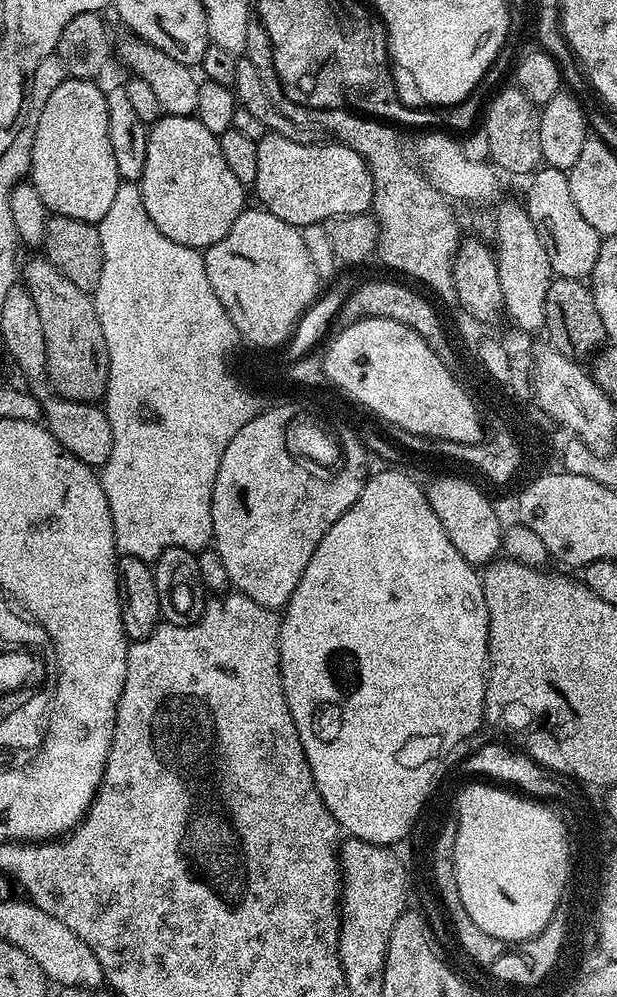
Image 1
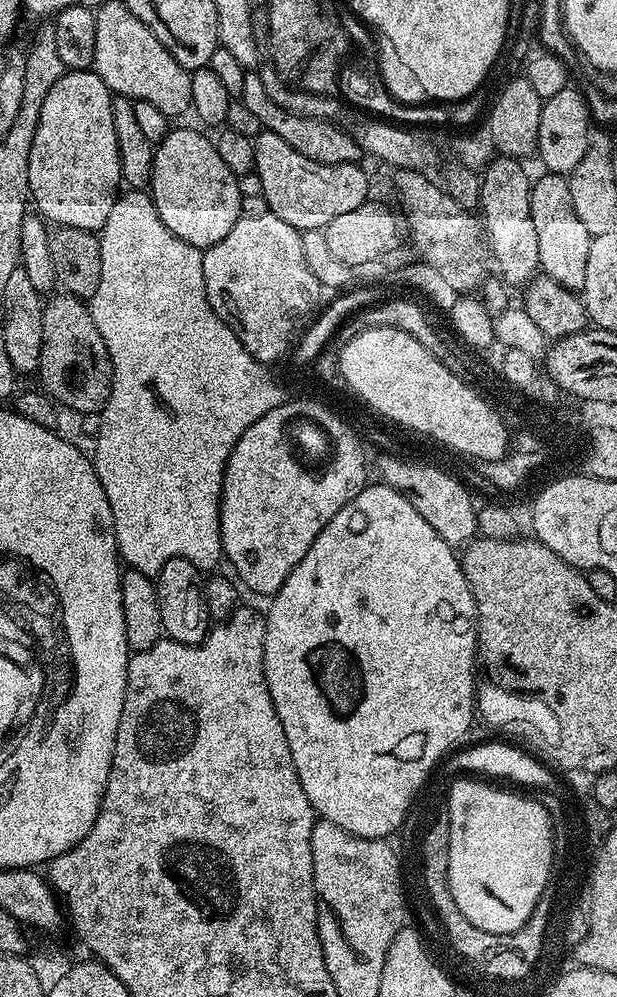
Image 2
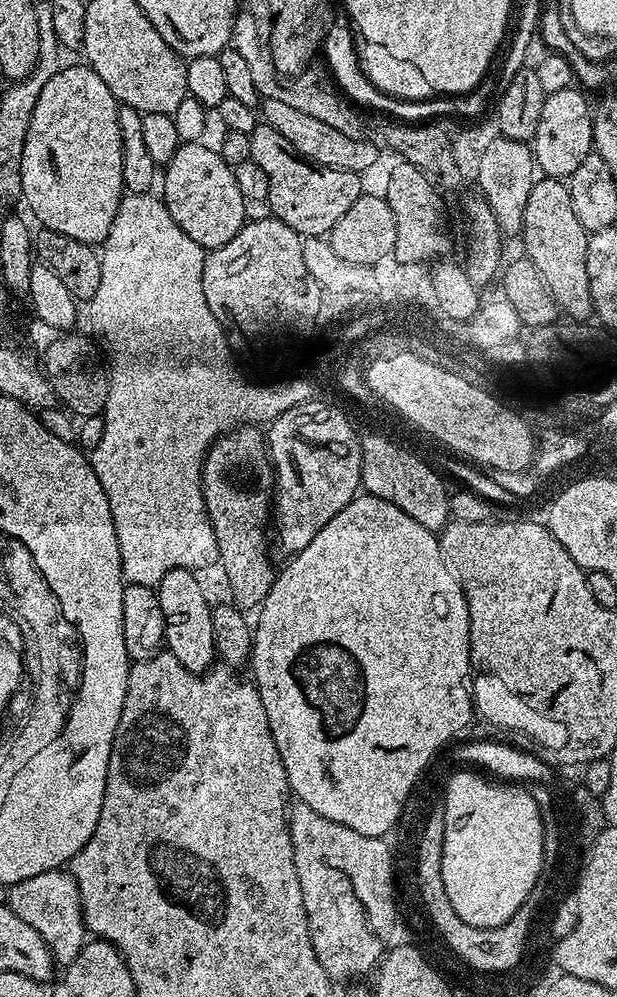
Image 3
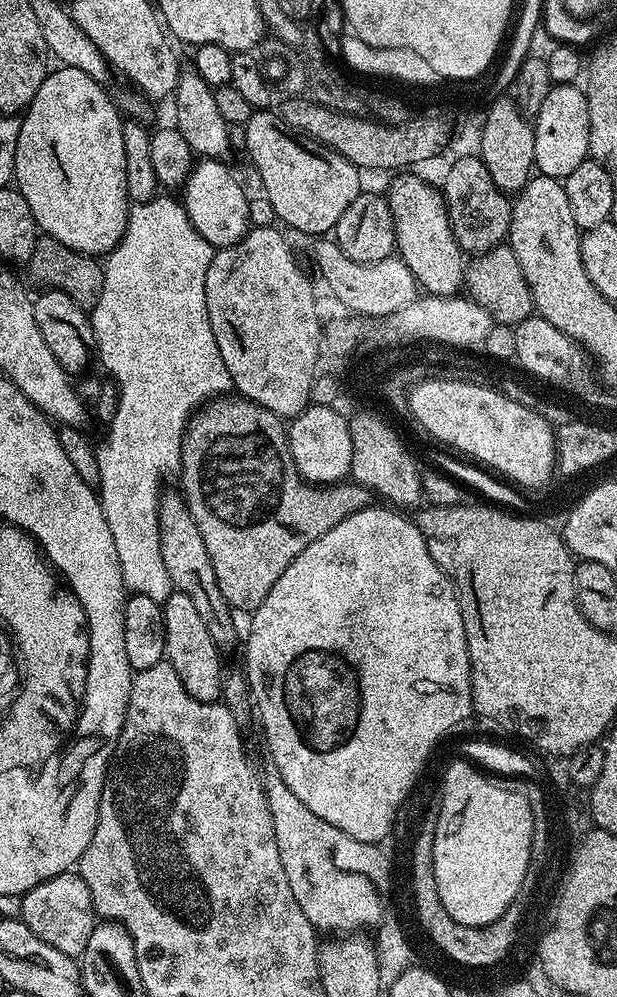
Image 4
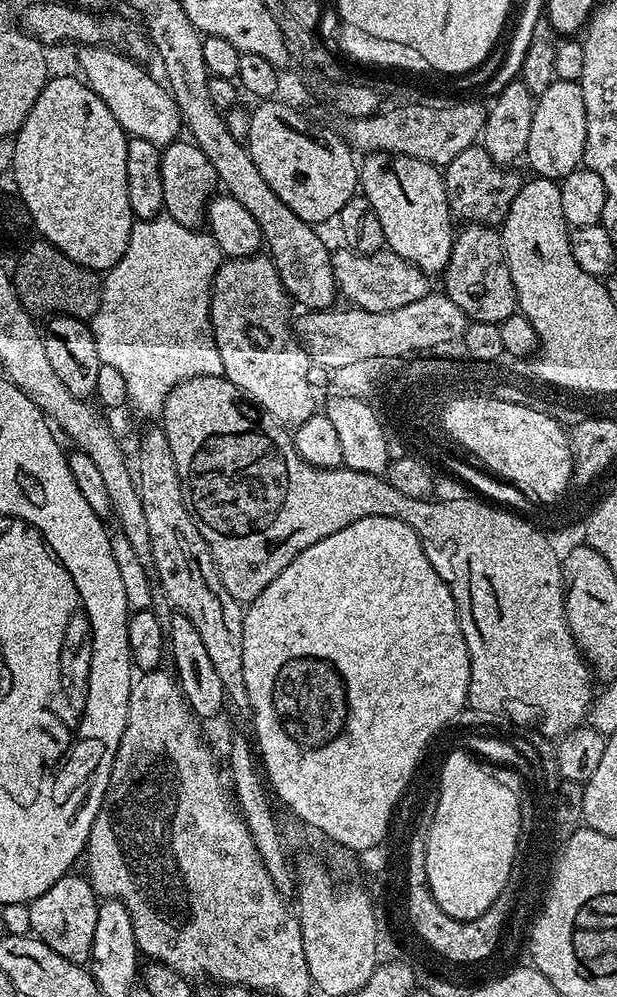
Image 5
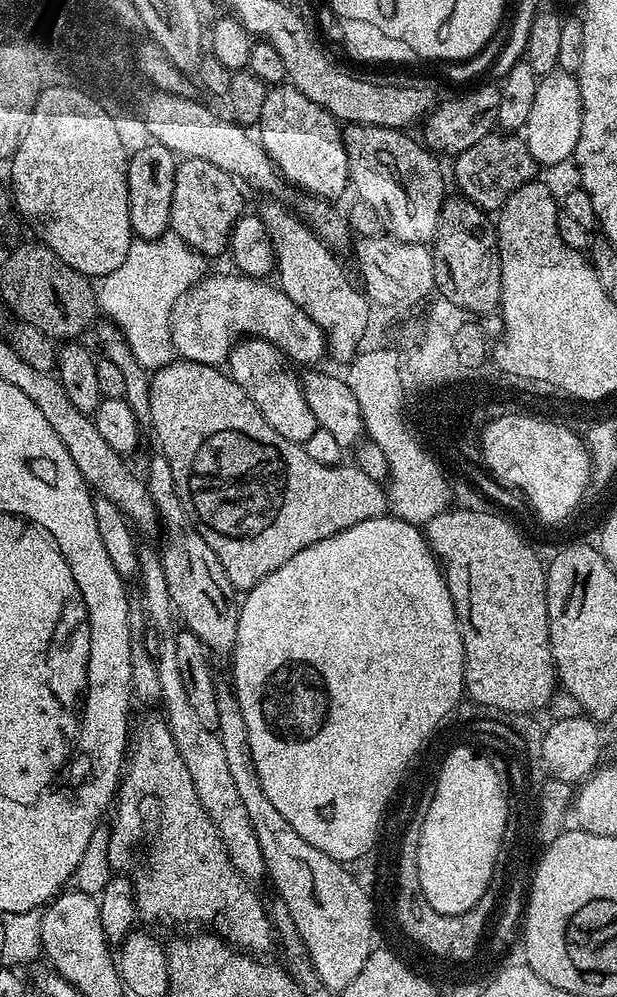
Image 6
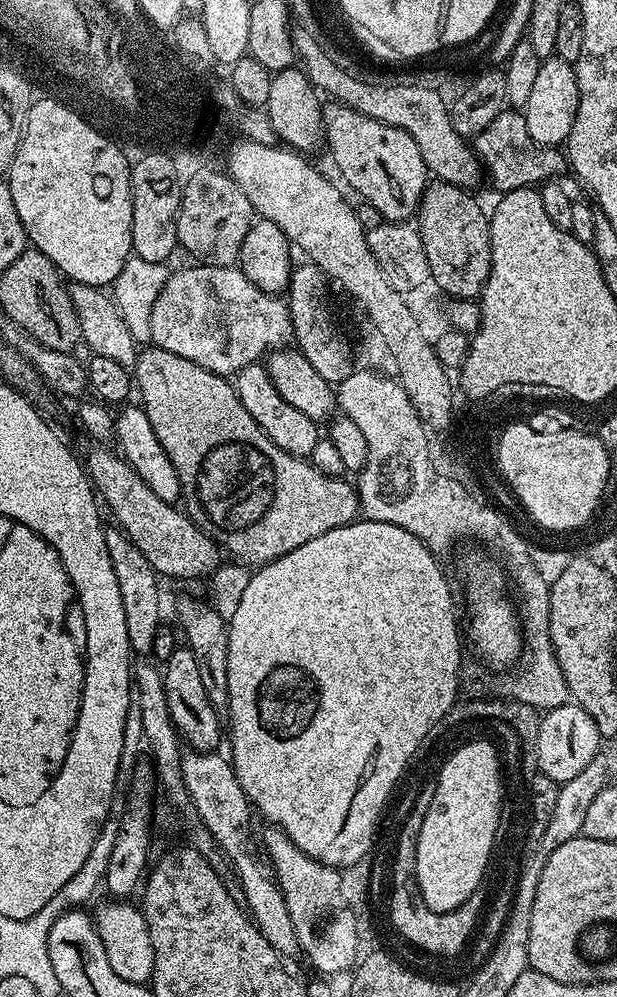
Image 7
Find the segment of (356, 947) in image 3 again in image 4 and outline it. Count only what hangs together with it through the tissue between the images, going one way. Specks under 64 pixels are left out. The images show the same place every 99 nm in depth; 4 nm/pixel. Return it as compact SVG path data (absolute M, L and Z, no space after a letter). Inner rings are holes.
M271 758L264 764L264 792L270 806L271 822L274 823L279 857L282 868L286 871L290 890L293 891L303 914L310 919L317 931L328 932L324 934L350 934L368 930L364 928L377 927L380 922L376 918L376 892L372 892L372 884L364 880L368 878L368 871L360 872L358 867L348 868L348 864L340 864L342 868L338 868L338 856L332 856L332 852L328 852L328 844L320 840L322 818L295 797L294 792L282 780L278 766L275 766Z

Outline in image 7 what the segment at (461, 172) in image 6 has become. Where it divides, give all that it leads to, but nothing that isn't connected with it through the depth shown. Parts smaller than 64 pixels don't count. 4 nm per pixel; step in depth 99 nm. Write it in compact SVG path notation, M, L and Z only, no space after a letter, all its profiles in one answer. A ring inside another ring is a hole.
M505 110L474 138L474 151L486 173L486 180L497 188L497 193L513 192L519 188L539 186L553 178L560 178L570 165L565 153L559 147L539 144L530 138L526 130L526 118L523 111Z

